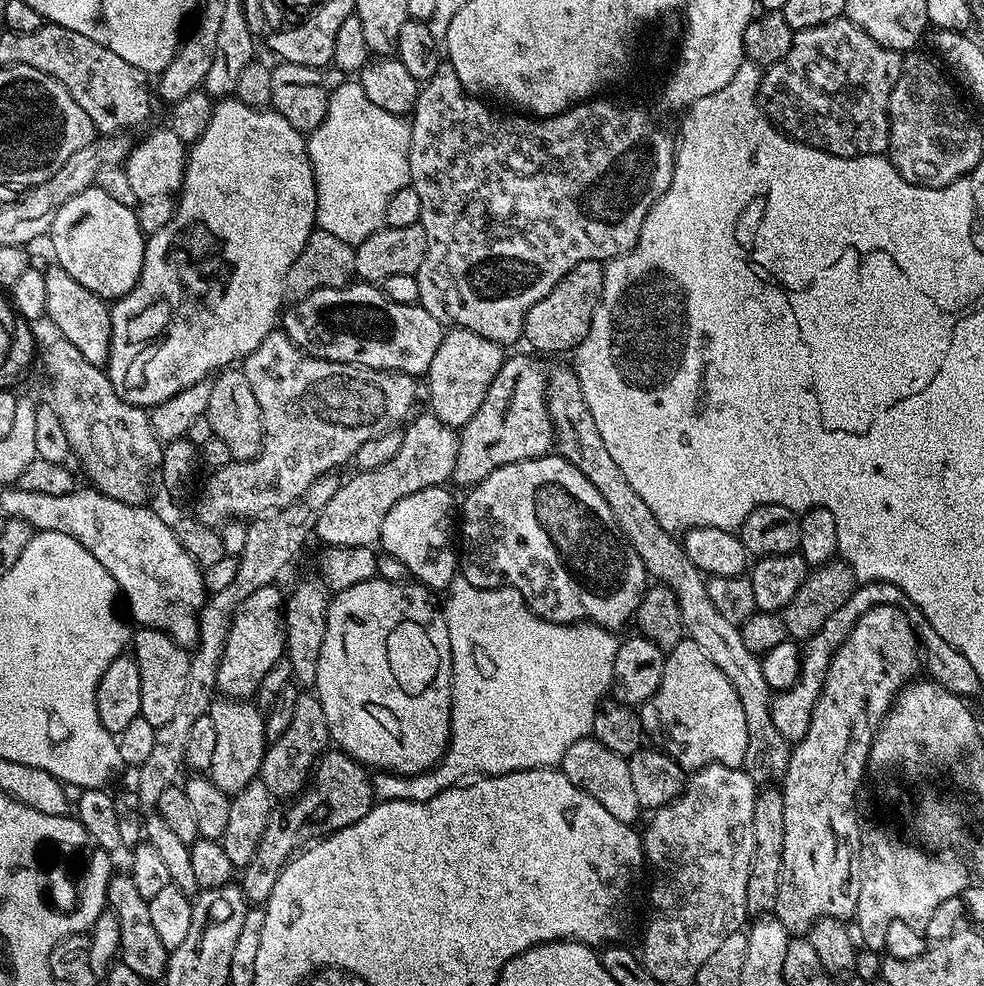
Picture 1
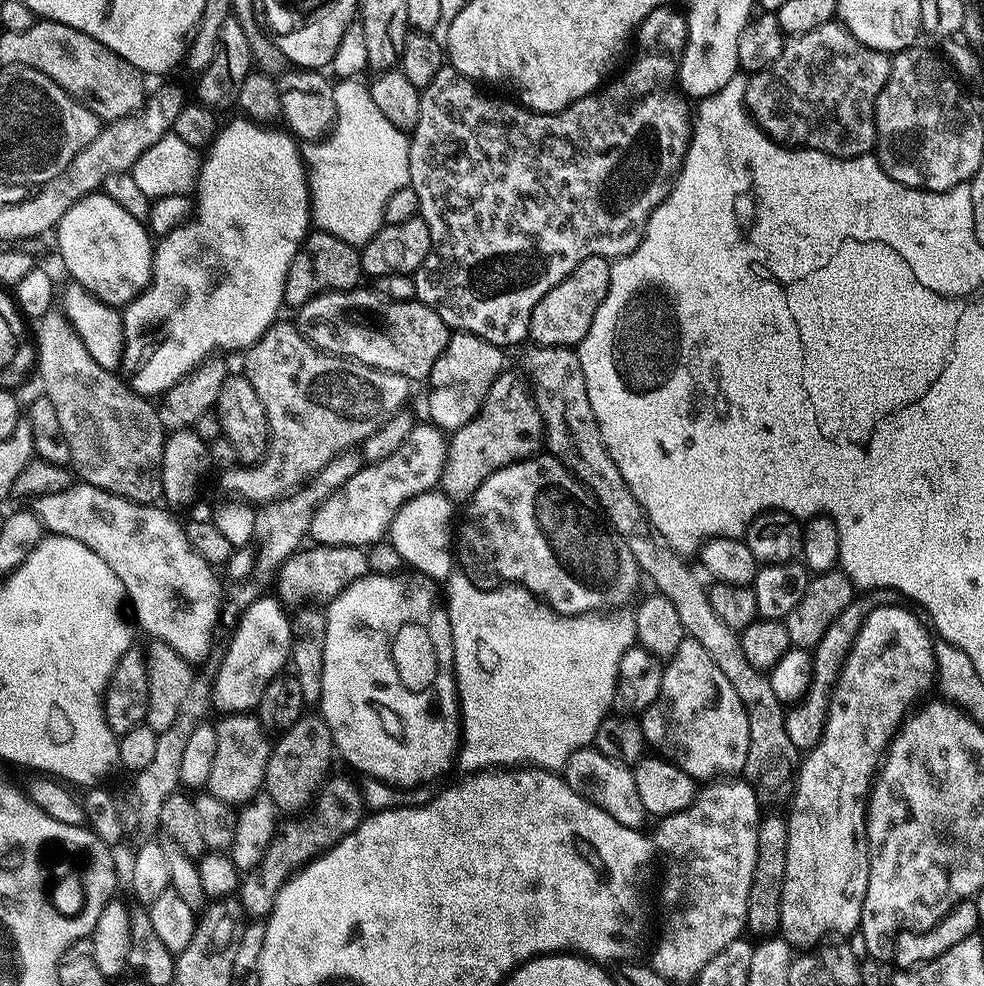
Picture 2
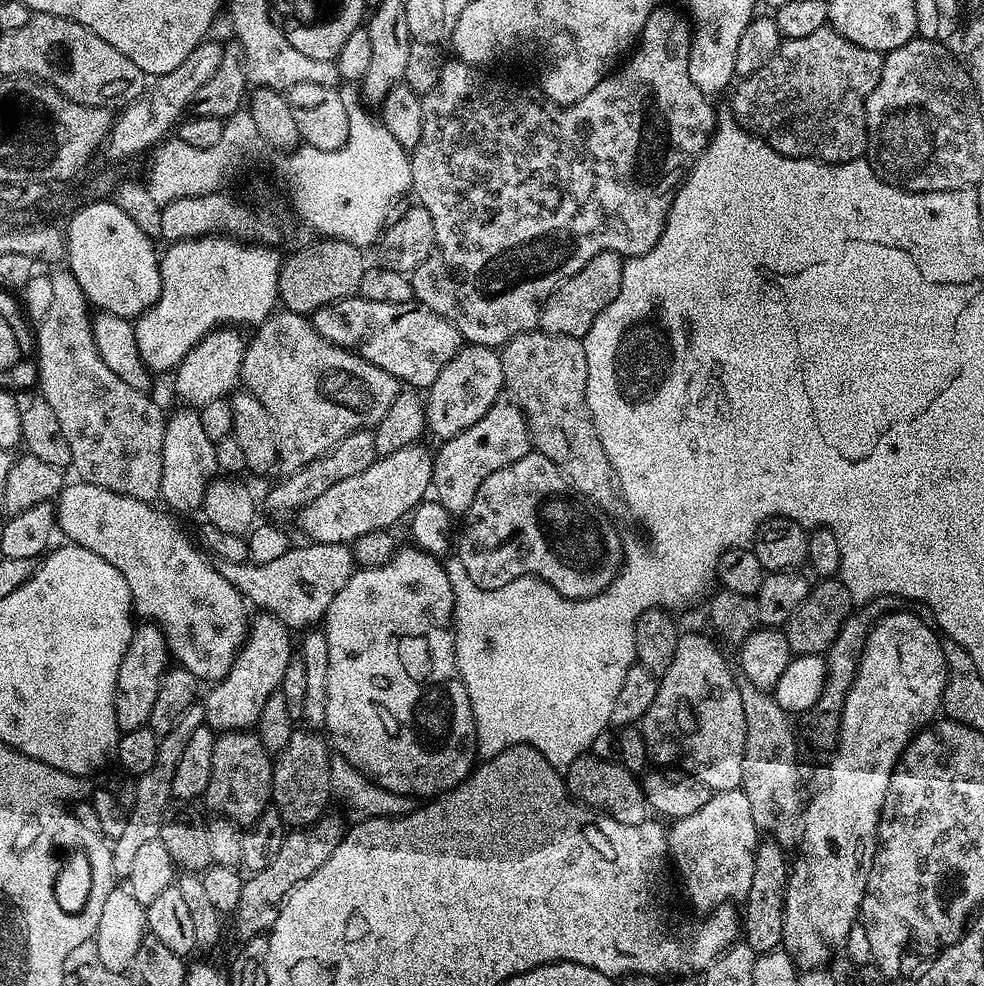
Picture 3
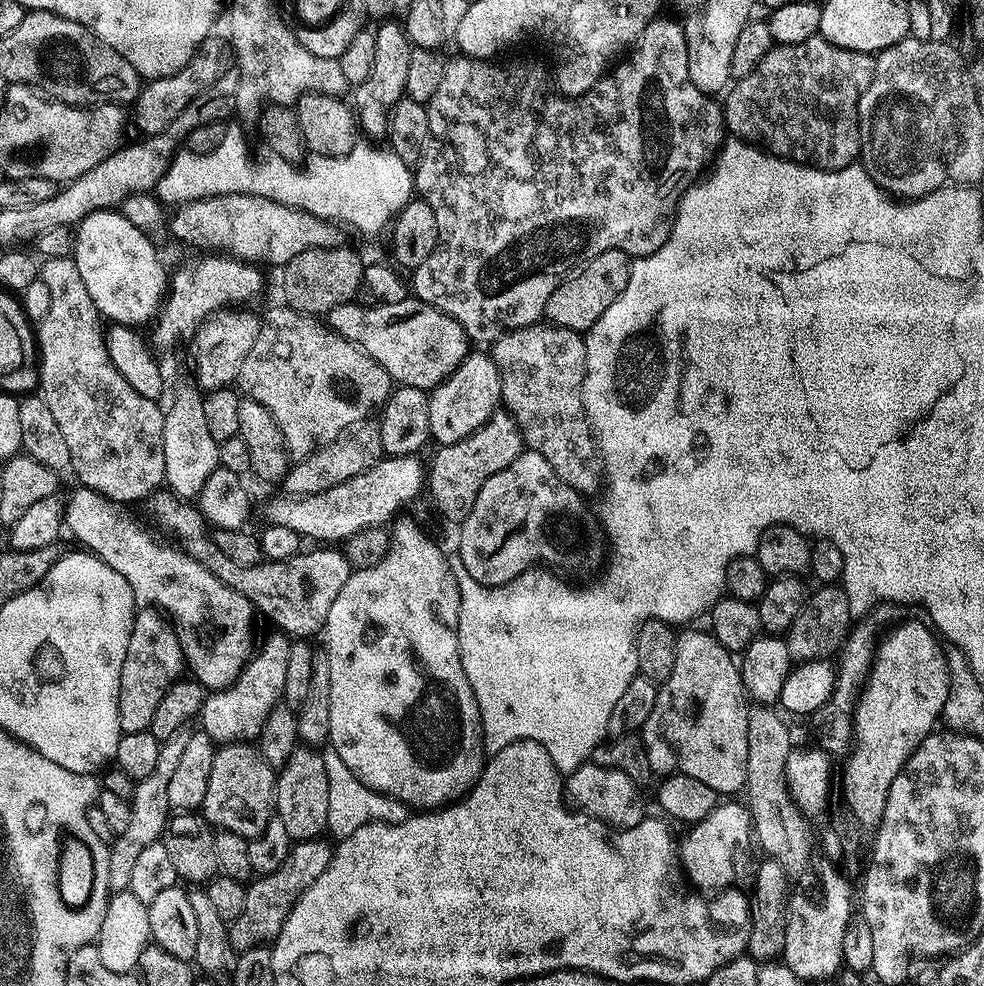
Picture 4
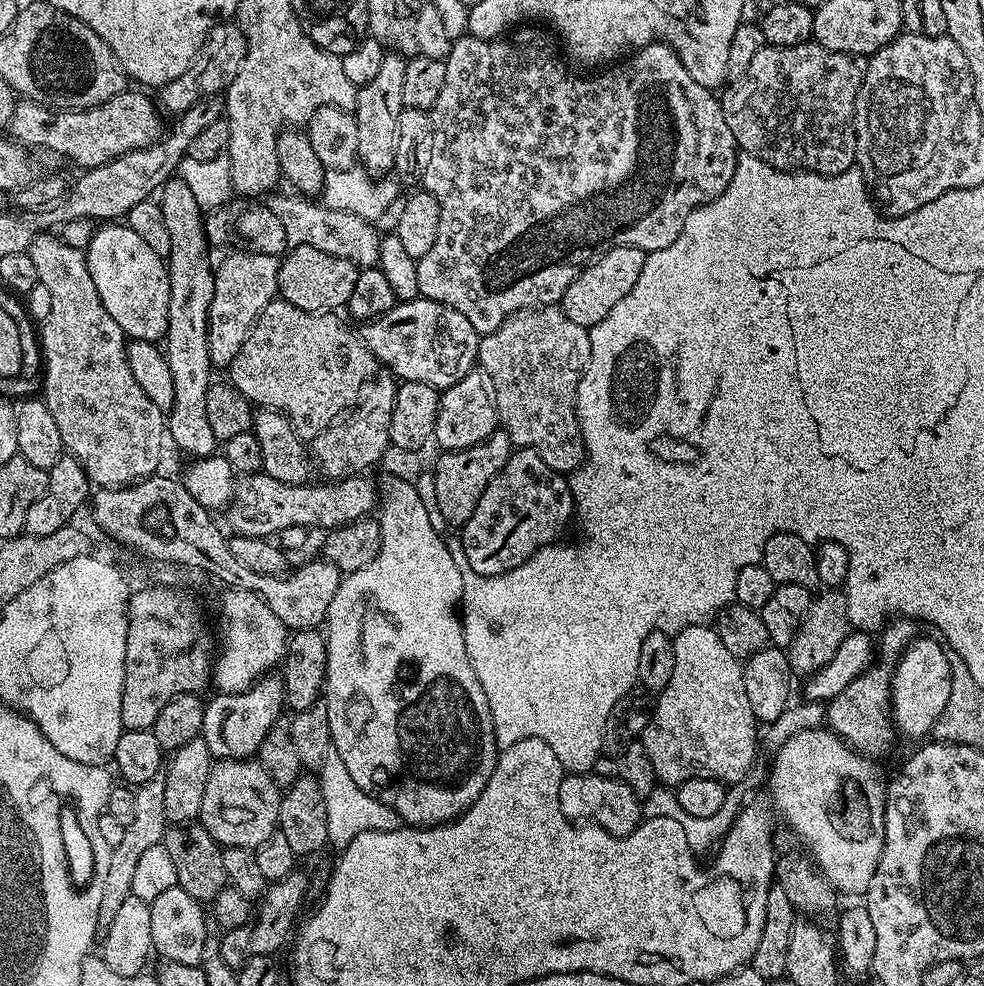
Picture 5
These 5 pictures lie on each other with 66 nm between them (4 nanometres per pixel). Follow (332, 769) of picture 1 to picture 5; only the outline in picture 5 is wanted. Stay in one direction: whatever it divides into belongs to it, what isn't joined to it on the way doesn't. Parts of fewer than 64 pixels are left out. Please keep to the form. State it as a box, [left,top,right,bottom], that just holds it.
[219,870,308,970]

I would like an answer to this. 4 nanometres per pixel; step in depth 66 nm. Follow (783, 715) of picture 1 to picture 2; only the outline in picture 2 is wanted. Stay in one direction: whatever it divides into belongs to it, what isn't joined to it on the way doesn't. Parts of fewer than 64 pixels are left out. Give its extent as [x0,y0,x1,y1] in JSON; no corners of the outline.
[784,588,898,750]

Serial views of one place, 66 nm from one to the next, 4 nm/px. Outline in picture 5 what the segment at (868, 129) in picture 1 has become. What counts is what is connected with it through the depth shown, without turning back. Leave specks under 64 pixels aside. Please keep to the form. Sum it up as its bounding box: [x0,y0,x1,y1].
[718,42,865,176]

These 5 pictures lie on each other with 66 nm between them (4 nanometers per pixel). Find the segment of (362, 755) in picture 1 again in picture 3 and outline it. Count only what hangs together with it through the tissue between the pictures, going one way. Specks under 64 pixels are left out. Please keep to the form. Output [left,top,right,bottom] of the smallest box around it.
[324,546,478,798]

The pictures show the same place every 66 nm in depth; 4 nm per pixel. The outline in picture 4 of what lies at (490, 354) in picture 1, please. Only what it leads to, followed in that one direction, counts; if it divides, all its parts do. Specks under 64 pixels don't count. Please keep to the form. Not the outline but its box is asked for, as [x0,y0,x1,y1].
[428,350,501,445]

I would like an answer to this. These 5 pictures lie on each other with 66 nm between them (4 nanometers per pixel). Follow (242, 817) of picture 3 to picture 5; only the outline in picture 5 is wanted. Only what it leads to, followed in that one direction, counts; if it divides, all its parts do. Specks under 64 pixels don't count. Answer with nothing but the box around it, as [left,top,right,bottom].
[198,759,281,850]

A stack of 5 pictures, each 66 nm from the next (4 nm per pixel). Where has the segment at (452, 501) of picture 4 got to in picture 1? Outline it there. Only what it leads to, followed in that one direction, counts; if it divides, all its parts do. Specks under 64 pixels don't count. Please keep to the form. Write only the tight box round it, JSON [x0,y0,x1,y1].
[453,355,554,486]

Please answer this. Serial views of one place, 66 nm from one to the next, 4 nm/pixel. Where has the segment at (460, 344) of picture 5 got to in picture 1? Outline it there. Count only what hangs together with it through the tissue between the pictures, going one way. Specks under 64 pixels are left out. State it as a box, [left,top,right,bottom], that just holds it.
[282,282,445,378]

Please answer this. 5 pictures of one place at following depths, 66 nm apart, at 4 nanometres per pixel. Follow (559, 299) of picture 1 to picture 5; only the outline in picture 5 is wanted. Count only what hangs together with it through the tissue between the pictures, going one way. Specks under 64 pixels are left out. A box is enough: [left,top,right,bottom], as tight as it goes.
[562,246,646,330]

